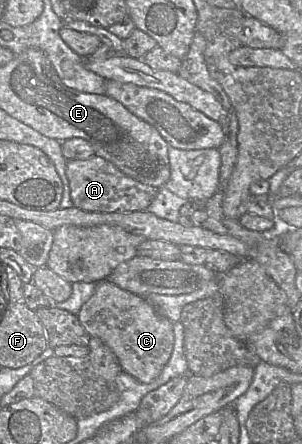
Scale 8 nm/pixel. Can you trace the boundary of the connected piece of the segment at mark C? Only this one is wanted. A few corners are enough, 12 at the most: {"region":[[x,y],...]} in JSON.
{"region":[[107,279],[77,317],[122,371],[155,380],[173,323]]}

